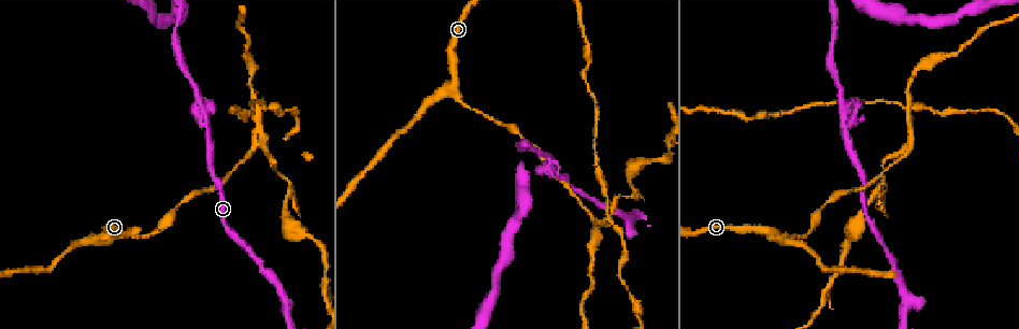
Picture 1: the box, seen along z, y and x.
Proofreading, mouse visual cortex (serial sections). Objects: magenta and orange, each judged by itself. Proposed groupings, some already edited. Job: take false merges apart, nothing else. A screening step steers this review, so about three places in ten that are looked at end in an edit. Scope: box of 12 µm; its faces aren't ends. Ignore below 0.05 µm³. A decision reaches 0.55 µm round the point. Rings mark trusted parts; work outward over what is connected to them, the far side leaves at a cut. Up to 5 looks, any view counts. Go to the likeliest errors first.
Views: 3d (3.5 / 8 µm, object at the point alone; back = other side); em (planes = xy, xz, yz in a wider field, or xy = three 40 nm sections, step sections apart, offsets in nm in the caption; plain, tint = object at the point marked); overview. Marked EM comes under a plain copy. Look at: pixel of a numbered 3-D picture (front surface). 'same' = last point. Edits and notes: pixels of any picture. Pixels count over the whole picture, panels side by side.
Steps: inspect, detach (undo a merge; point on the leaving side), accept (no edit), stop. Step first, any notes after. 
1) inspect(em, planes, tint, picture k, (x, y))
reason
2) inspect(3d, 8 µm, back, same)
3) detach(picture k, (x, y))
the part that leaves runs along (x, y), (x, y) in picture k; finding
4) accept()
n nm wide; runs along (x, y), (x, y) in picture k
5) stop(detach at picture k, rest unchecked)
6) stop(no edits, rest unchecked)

inspect(3d, 8 µm, picture 1, (207, 109))
branch point

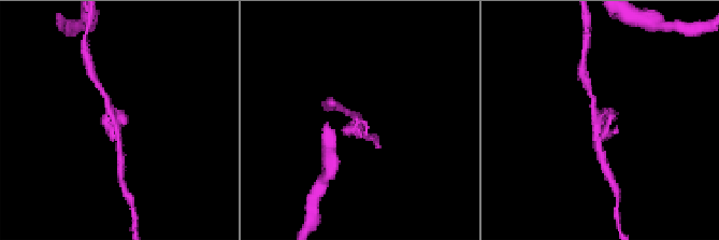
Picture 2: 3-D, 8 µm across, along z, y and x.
inspect(3d, 3.5 µm, back, picture 2, (597, 121))
zoom in

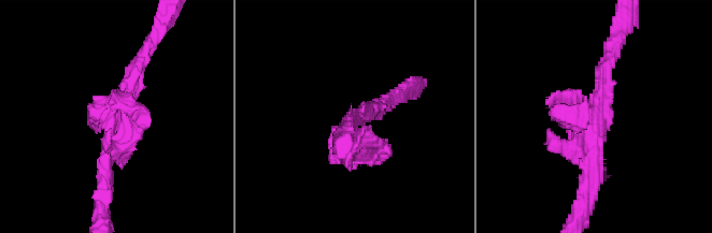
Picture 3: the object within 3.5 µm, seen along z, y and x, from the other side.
inspect(em, xy, step 3, tint, picture 3, (115, 121))

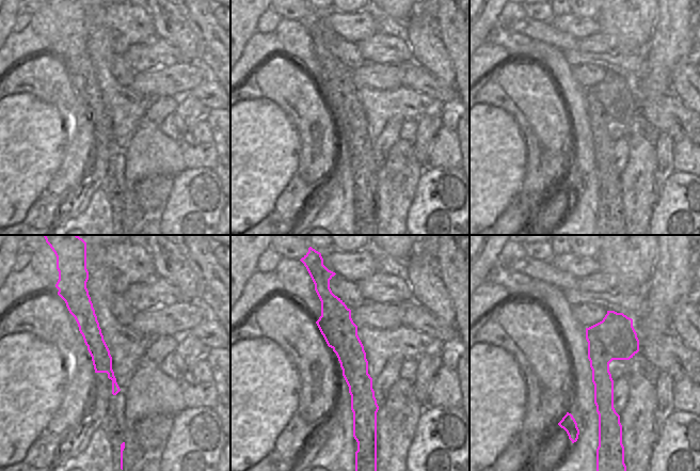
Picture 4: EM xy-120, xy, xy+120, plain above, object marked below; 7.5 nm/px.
accept()
continuous, no second cell

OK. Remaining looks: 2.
inspect(3d, 8 µm, picture 1, (775, 233))

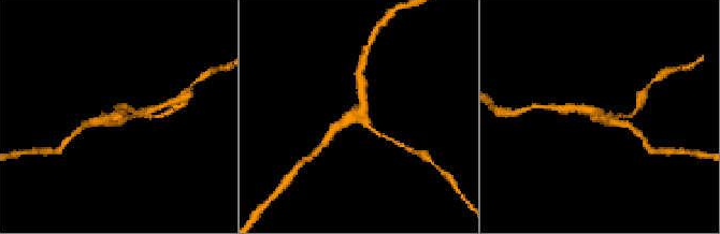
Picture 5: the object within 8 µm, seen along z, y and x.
inspect(em, xy, step 2, tint, picture 5, (362, 113))
3 arms; arms of 150, 300, 350 nm

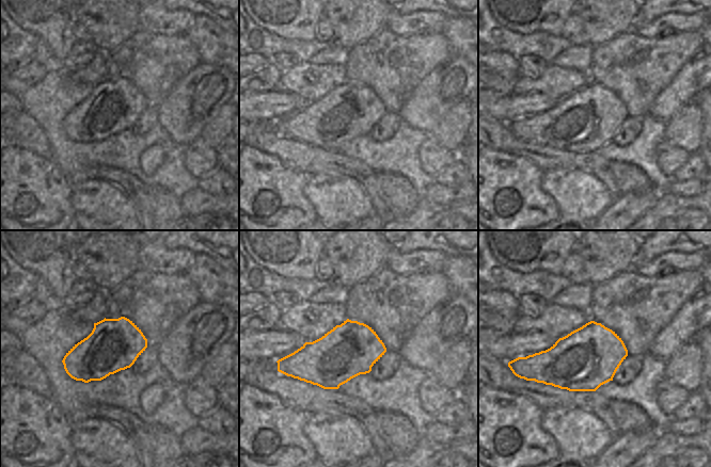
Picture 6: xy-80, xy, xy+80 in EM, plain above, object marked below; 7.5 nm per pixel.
accept()
400 nm wide; runs along (361, 84), (361, 118), (379, 134) in picture 5; continuous, no second cell

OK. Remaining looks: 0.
stop(no edits, rest unchecked)

